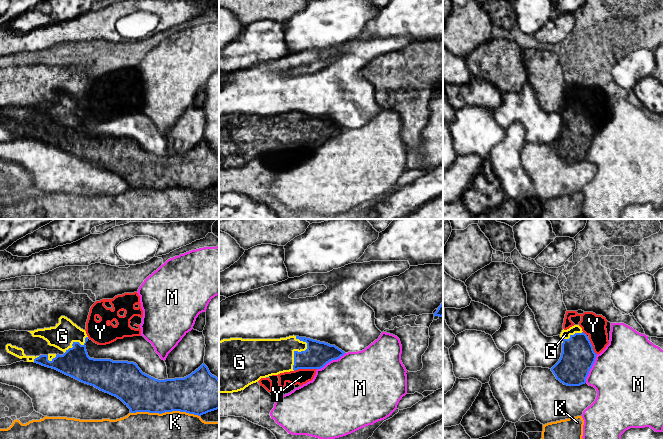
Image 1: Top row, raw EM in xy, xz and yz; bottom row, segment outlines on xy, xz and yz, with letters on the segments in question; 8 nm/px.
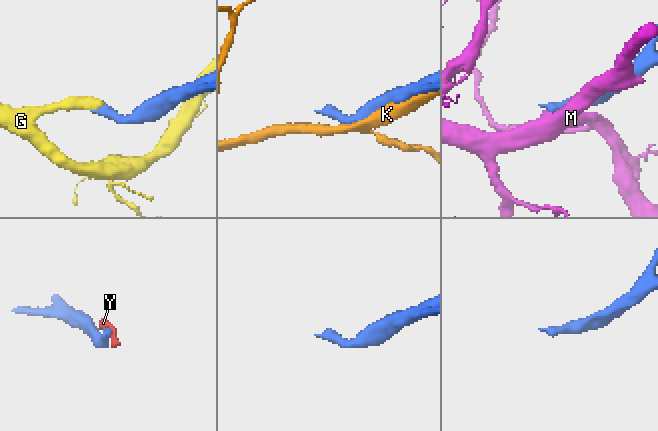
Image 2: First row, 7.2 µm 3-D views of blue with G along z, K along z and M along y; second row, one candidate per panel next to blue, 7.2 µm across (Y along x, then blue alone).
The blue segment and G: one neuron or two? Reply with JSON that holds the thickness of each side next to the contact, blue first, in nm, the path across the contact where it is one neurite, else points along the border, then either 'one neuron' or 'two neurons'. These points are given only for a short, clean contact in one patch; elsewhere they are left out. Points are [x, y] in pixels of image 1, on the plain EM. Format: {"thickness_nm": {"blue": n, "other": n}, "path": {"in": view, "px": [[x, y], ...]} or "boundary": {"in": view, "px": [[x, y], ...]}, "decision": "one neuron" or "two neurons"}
{"thickness_nm": {"blue": 200, "other": 300}, "decision": "one neuron"}

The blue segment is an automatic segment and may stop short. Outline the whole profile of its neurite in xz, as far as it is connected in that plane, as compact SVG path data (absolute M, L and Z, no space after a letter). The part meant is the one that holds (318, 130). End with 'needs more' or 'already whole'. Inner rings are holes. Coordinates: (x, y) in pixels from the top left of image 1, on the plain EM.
M294 111L280 115L223 115L219 117L219 169L238 168L261 154L284 148L321 145L344 130L335 121Z; needs more

